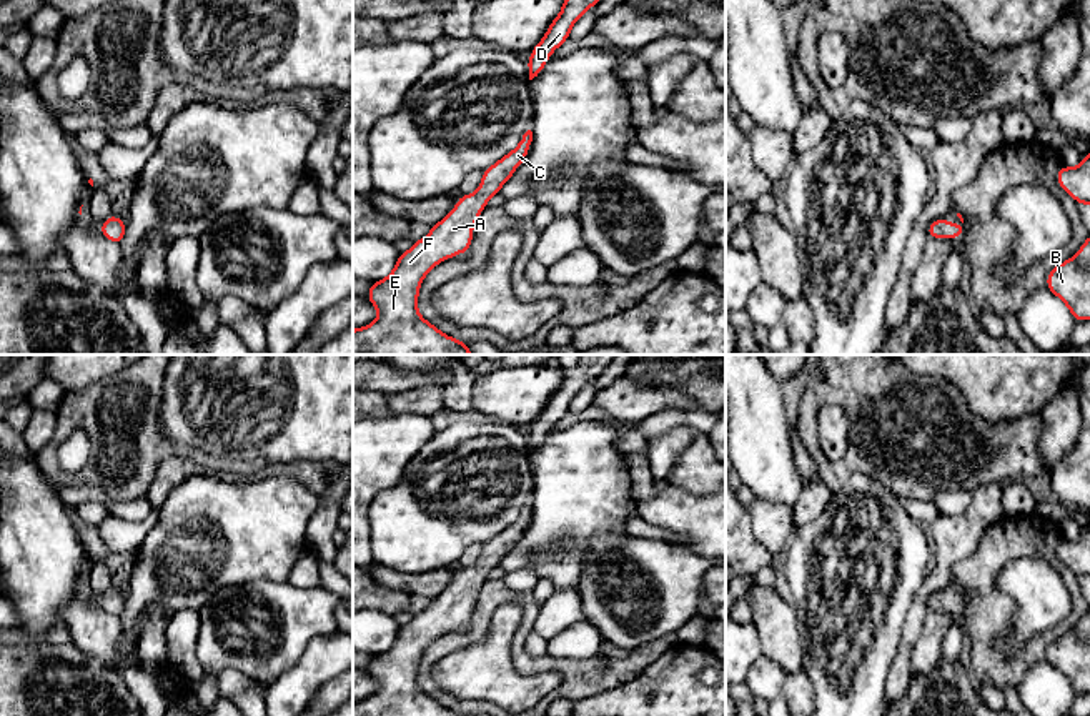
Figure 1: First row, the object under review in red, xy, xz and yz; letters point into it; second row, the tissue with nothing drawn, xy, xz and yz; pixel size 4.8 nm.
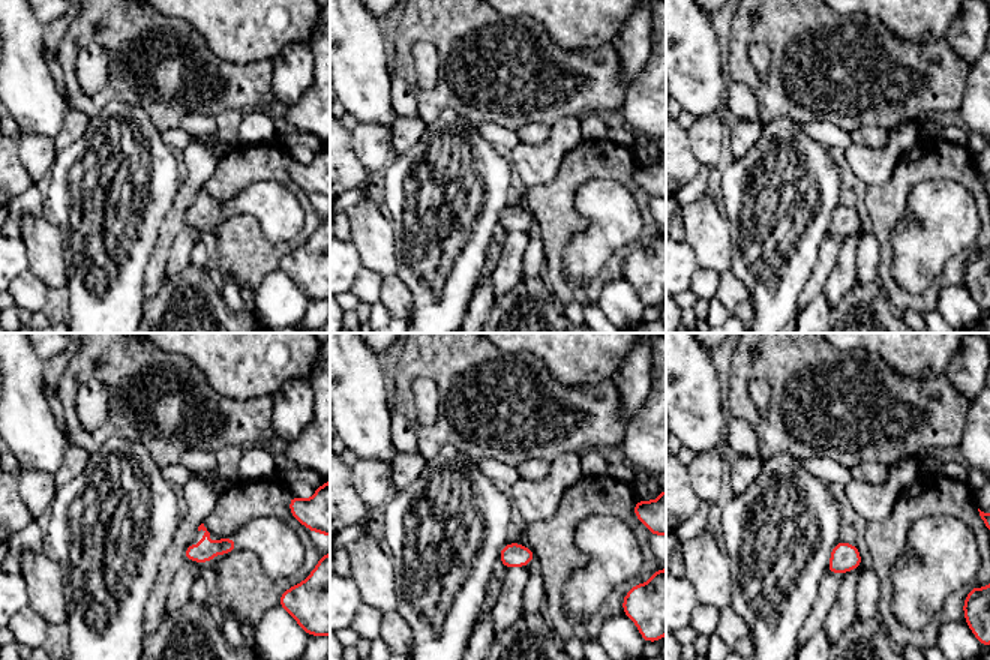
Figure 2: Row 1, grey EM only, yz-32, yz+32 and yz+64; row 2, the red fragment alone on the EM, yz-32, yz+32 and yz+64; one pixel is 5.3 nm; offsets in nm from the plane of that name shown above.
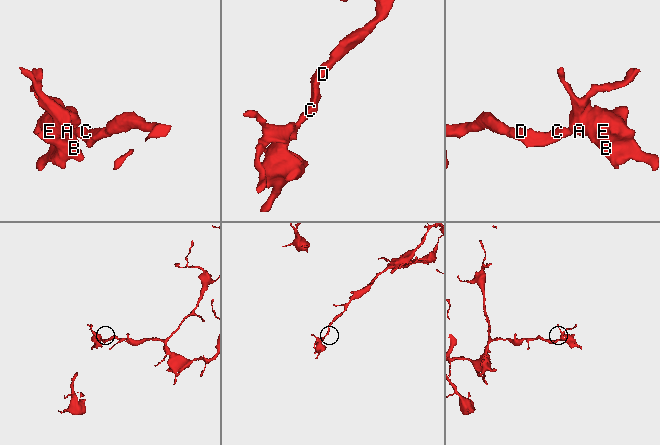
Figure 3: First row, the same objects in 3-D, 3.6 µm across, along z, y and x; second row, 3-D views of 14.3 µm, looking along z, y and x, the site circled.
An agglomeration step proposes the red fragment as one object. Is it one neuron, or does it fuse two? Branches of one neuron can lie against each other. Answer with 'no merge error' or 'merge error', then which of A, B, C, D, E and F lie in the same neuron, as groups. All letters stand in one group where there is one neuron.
no merge error; A B C D E F

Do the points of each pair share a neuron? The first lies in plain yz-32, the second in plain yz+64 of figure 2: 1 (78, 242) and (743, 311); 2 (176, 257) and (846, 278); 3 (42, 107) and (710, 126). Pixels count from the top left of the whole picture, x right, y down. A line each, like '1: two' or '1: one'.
1: two
2: one
3: two

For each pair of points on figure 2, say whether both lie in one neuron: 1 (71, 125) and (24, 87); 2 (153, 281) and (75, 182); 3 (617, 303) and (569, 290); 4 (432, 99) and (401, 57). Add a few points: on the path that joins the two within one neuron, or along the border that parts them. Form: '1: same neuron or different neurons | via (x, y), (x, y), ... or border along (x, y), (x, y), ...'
1: different neurons | border along (68, 108), (63, 117), (63, 128), (53, 138)
2: different neurons | border along (159, 237), (146, 272), (146, 302)
3: different neurons | border along (605, 284), (594, 305)
4: same neuron | via (420, 92), (405, 69)

